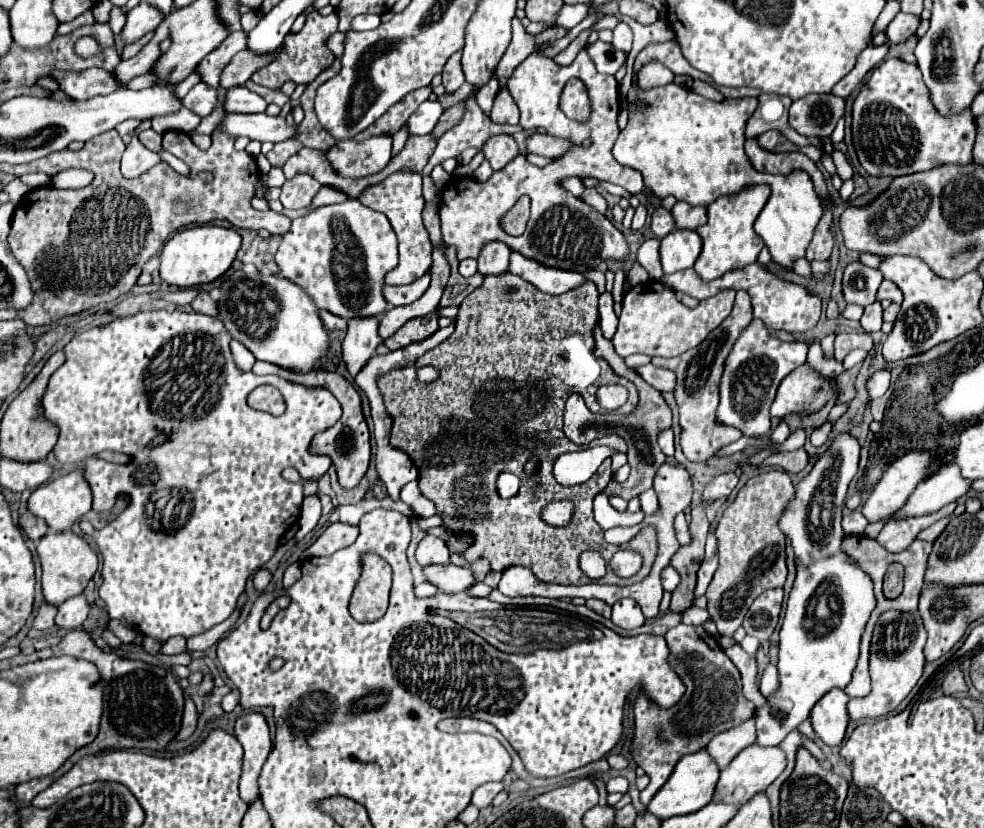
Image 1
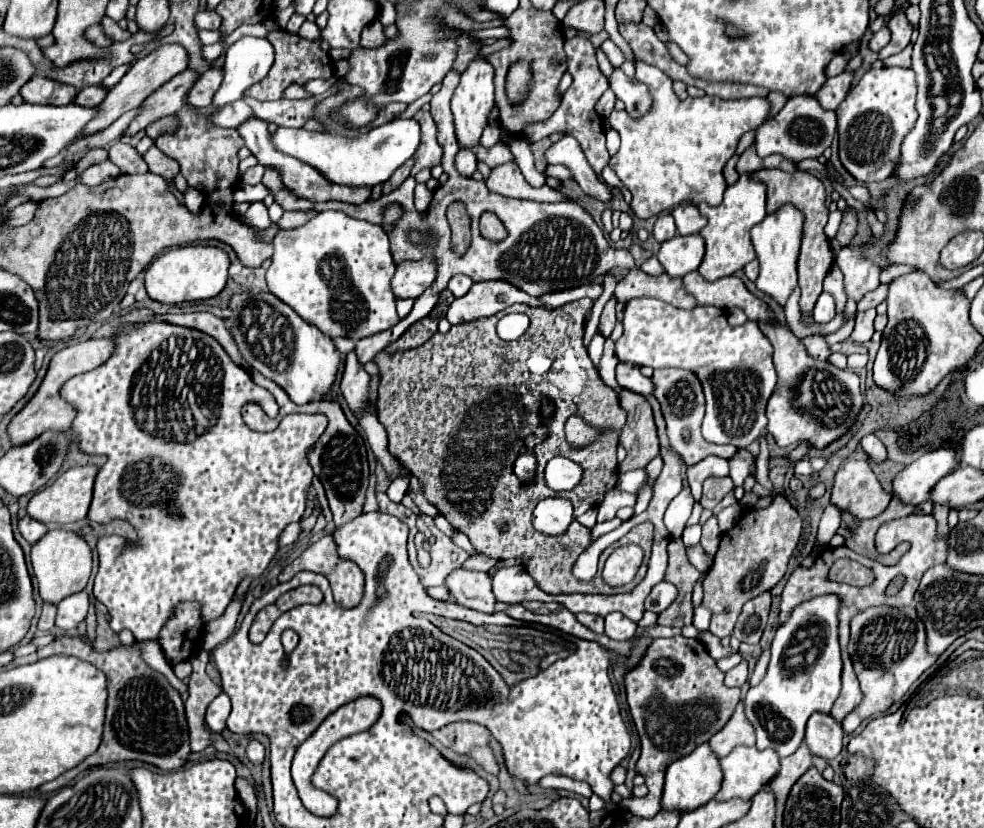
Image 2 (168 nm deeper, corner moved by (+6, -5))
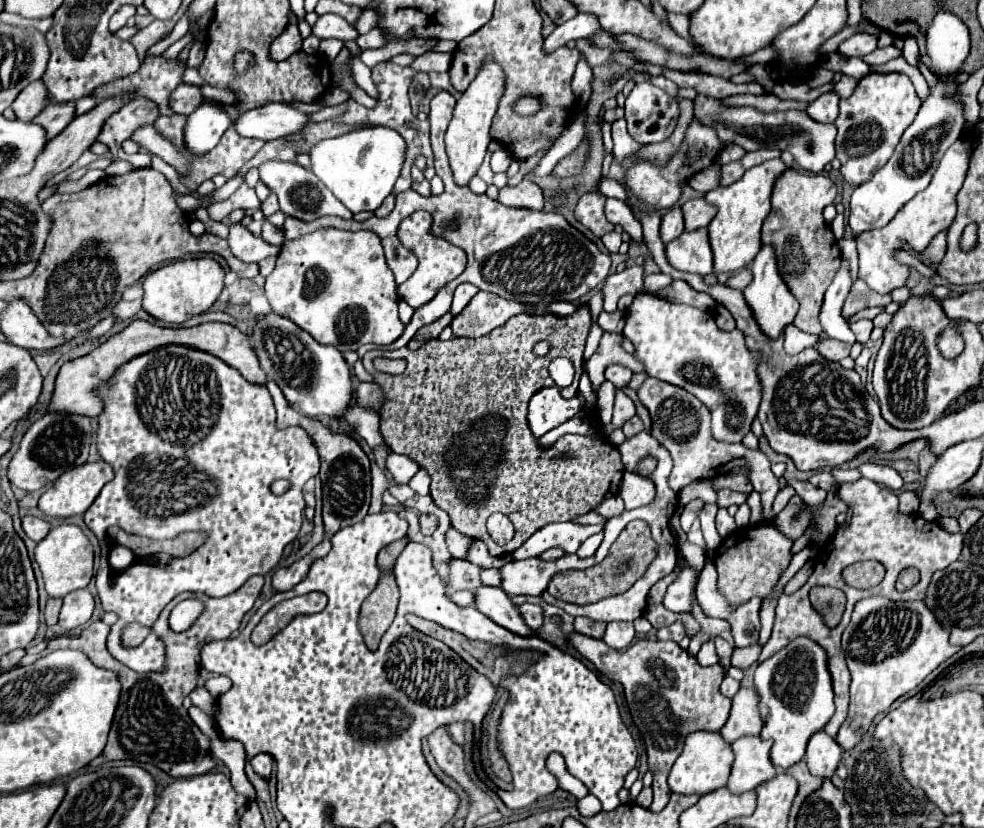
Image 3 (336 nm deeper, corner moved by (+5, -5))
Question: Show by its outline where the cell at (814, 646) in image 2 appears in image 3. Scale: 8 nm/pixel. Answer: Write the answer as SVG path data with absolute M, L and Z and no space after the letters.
M807 635L795 637L787 647L759 663L755 671L755 691L759 695L759 713L763 719L761 737L773 741L771 761L779 769L791 767L803 759L809 737L823 729L835 713L827 651Z

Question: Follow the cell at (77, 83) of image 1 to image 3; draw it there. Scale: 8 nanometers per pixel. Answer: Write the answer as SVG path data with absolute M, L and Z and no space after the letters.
M39 79L39 81L31 83L31 87L25 87L19 93L19 99L15 99L15 103L11 107L13 107L15 115L17 115L17 119L31 121L31 119L35 119L35 115L39 115L49 105L47 101L49 101L47 87Z

